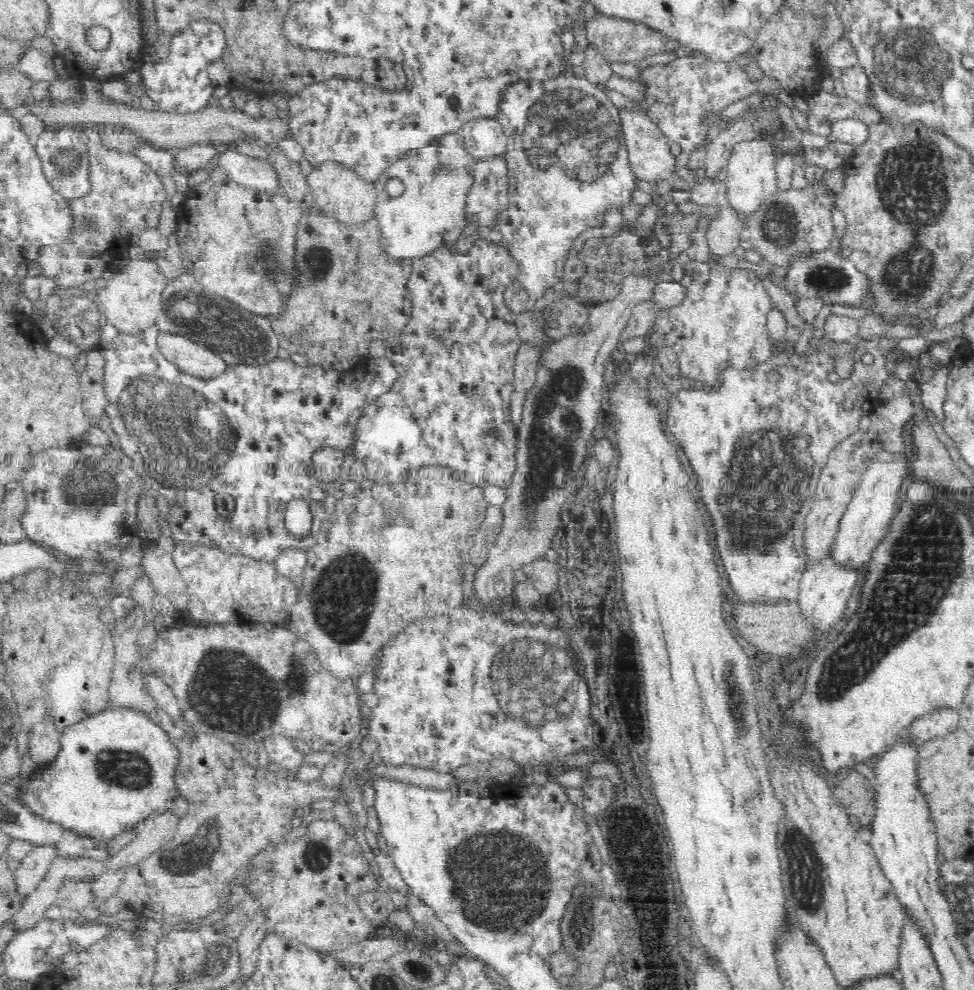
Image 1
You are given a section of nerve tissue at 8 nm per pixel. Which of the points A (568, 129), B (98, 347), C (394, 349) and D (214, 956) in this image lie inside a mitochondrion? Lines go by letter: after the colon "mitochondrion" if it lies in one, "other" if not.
A: mitochondrion
B: other
C: other
D: mitochondrion

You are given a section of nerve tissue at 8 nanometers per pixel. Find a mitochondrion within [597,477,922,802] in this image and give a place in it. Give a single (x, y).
(733, 703)

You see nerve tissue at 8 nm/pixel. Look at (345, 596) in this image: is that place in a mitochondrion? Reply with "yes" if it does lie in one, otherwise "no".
yes

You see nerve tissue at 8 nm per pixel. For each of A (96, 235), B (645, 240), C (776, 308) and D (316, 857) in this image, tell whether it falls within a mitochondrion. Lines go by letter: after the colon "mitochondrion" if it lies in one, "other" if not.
A: mitochondrion
B: other
C: other
D: mitochondrion

